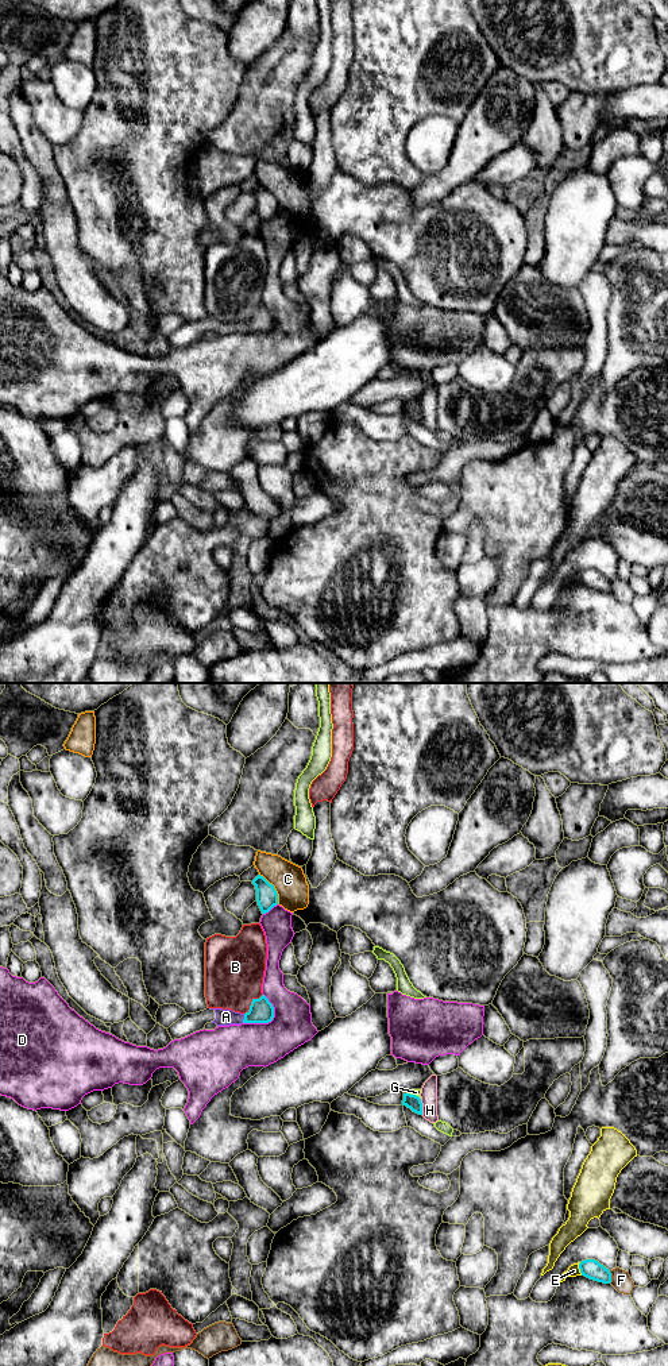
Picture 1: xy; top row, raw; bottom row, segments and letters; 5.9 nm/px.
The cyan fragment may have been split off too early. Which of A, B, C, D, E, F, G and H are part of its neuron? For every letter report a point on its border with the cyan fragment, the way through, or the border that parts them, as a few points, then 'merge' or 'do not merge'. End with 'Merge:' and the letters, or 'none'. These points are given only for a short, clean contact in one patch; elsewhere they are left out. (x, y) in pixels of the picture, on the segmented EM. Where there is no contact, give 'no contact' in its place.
A: contact xy (244, 1018); way xy (261, 1011), (244, 1018), (226, 1017); merge
B: contact xy (251, 1003); do not merge
C: contact xy (274, 888); do not merge
D: contact xy (270, 1021); do not merge
E: contact xy (579, 1268); border xy (579, 1262), (582, 1274); do not merge
F: contact xy (610, 1277); do not merge
G: contact xy (413, 1095); do not merge
H: contact xy (421, 1107); do not merge
Merge: A

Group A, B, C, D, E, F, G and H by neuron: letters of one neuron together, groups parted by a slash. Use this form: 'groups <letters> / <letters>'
groups A / B / C / D / E / F / G / H

